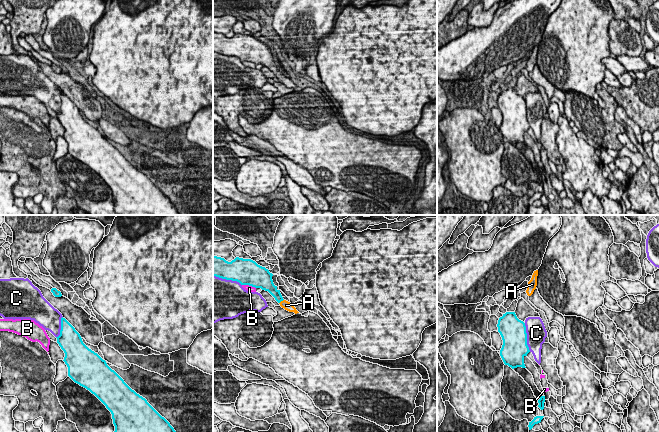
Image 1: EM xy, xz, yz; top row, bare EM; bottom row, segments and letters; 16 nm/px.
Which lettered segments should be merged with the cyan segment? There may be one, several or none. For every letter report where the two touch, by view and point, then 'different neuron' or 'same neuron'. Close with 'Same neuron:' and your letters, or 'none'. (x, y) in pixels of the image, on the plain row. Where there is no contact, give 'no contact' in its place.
A: xz (281, 76) | same neuron
B: xz (249, 61) | different neuron
C: yz (526, 113) | different neuron
Same neuron: A

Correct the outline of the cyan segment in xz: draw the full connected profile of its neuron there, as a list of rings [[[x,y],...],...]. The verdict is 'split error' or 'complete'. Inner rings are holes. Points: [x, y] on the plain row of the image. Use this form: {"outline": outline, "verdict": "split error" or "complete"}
{"outline": [[[213,32],[213,52],[268,67],[282,84],[299,89],[290,78],[283,75],[280,66],[273,59],[273,50],[251,35],[236,33],[228,38],[224,34]]], "verdict": "split error"}

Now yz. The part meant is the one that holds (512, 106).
{"outline": [[[506,88],[499,94],[497,103],[503,116],[500,132],[504,140],[512,145],[526,144],[524,133],[530,126],[525,99],[517,94],[515,88]]], "verdict": "complete"}

